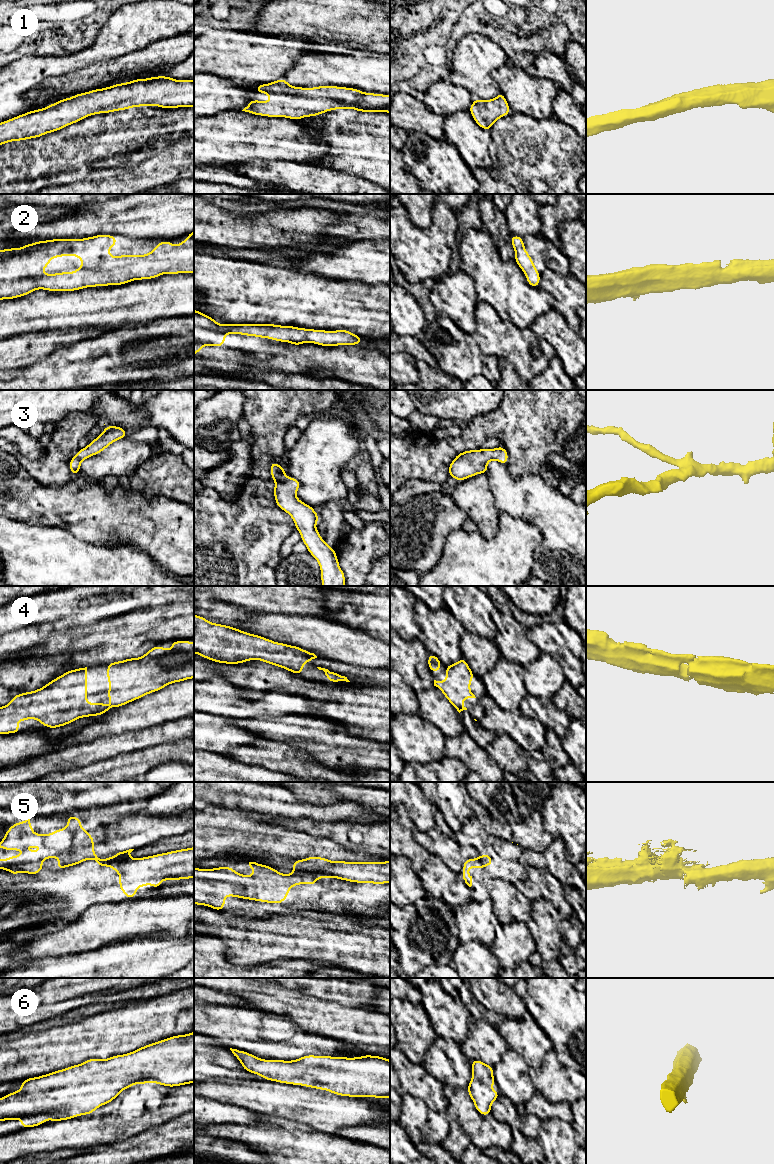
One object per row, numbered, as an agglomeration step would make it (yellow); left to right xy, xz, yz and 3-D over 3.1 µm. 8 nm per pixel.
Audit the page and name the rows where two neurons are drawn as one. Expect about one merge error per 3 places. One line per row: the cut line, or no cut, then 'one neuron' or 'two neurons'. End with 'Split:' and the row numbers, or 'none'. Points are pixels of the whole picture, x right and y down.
1: no cut; one neuron
2: no cut; one neuron
3: no cut; one neuron
4: no cut; one neuron
5: cut in xz along (293, 873), (301, 871), (322, 872), (332, 876); two neurons
6: no cut; one neuron
Split: 5

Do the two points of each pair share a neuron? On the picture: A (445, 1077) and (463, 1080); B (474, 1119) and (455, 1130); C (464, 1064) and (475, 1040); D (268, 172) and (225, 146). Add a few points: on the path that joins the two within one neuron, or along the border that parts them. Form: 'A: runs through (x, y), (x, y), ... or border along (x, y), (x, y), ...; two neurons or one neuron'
A: runs through (449, 1077), (459, 1077); one neuron
B: border along (449, 1120), (453, 1120), (471, 1142); two neurons
C: border along (460, 1045), (461, 1051), (471, 1060); two neurons
D: border along (272, 160), (237, 160), (225, 165); two neurons

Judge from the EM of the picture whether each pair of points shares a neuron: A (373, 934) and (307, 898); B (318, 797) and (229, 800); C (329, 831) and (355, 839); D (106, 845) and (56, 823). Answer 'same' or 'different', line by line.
A: different
B: different
C: same
D: same

